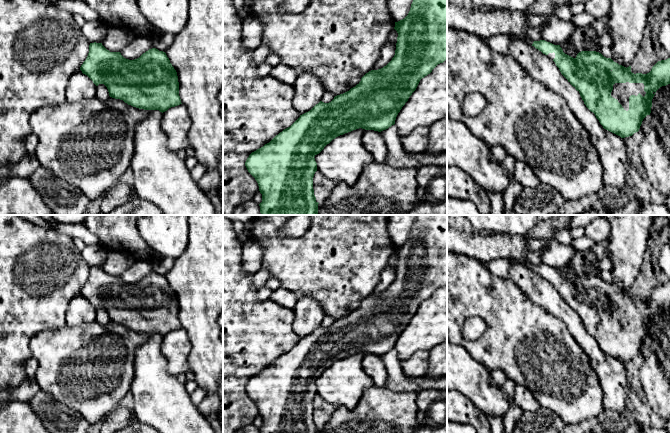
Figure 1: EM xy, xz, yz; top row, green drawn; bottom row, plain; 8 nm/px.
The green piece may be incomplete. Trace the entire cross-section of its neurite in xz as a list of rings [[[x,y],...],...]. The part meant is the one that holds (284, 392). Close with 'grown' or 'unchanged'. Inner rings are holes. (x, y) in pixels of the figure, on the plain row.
[[[417,215],[408,239],[395,246],[394,253],[398,257],[395,279],[386,290],[369,295],[355,311],[335,320],[331,326],[320,325],[269,367],[249,379],[245,390],[257,405],[262,418],[260,433],[318,433],[319,427],[313,413],[313,401],[317,395],[314,381],[340,359],[359,352],[381,356],[395,348],[398,337],[416,314],[420,304],[447,284],[447,215]]] | unchanged

